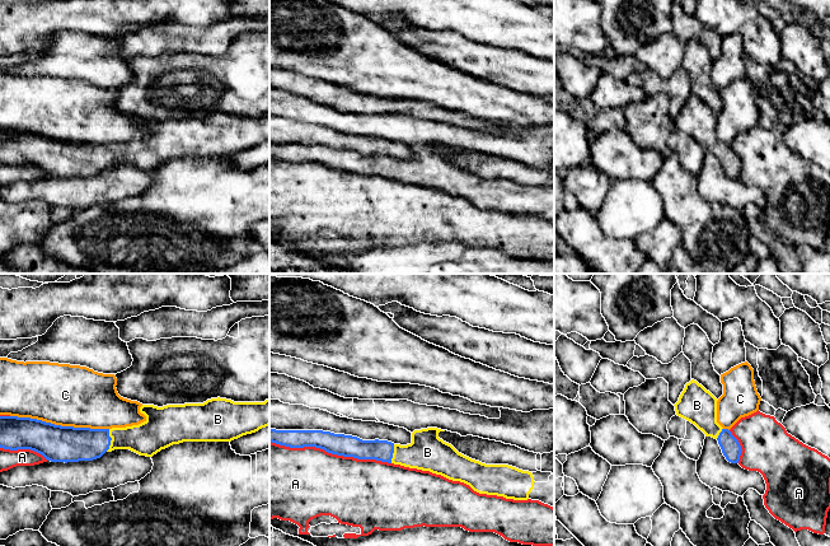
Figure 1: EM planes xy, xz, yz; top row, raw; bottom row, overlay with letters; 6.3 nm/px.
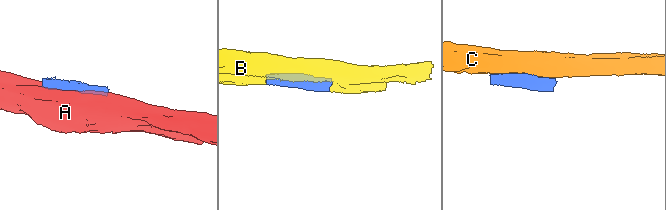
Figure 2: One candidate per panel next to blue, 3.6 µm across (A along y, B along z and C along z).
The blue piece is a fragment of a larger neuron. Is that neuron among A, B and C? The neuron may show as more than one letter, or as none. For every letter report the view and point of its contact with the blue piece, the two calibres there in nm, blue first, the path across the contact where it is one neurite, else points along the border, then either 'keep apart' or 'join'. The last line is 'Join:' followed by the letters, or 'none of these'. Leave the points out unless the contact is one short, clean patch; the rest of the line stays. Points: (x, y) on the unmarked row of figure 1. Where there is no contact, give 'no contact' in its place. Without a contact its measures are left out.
A: meets blue in xz at (331, 167); 140 nm thick on the blue side, 460 nm on the other; keep apart
B: meets blue in xy at (111, 154); 220 nm thick on the blue side, 220 nm on the other; join
C: meets blue in xy at (60, 140); 240 nm thick on the blue side, 380 nm on the other; keep apart
Join: B

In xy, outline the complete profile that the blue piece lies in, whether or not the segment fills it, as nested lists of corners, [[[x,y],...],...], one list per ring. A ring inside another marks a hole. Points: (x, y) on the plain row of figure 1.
[[[211,113],[203,118],[142,120],[146,135],[139,140],[112,144],[61,141],[31,132],[0,131],[0,163],[31,164],[51,177],[79,177],[100,173],[105,167],[130,164],[153,172],[161,164],[183,157],[231,157],[269,140],[269,113],[264,117],[234,117]]]

